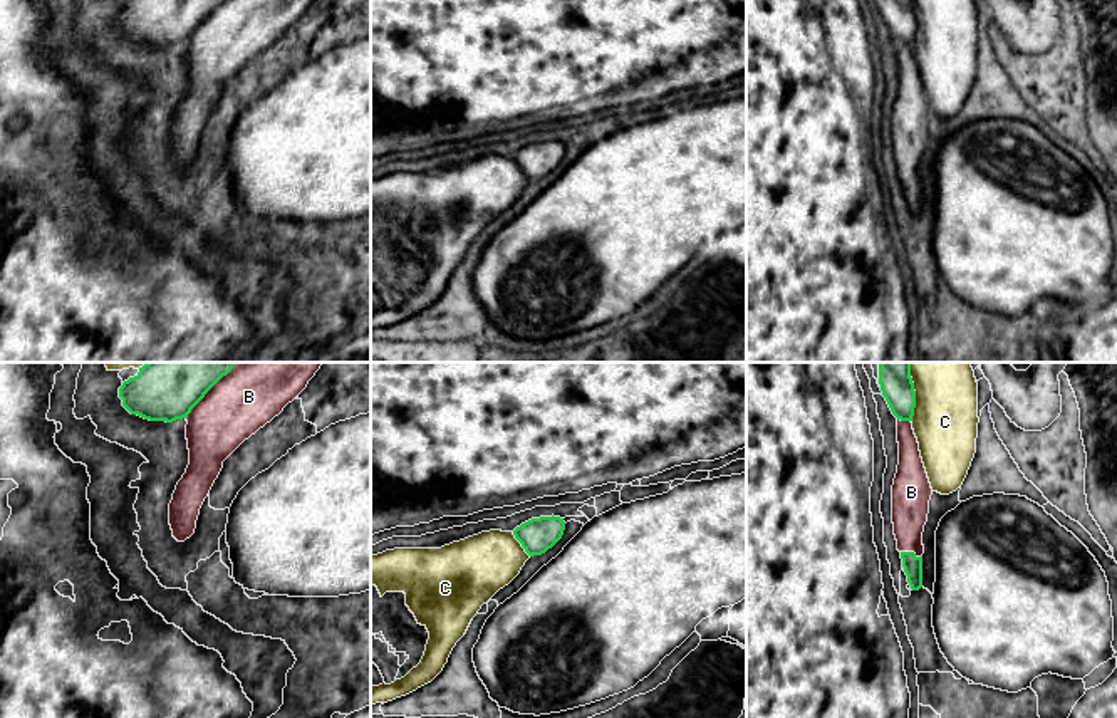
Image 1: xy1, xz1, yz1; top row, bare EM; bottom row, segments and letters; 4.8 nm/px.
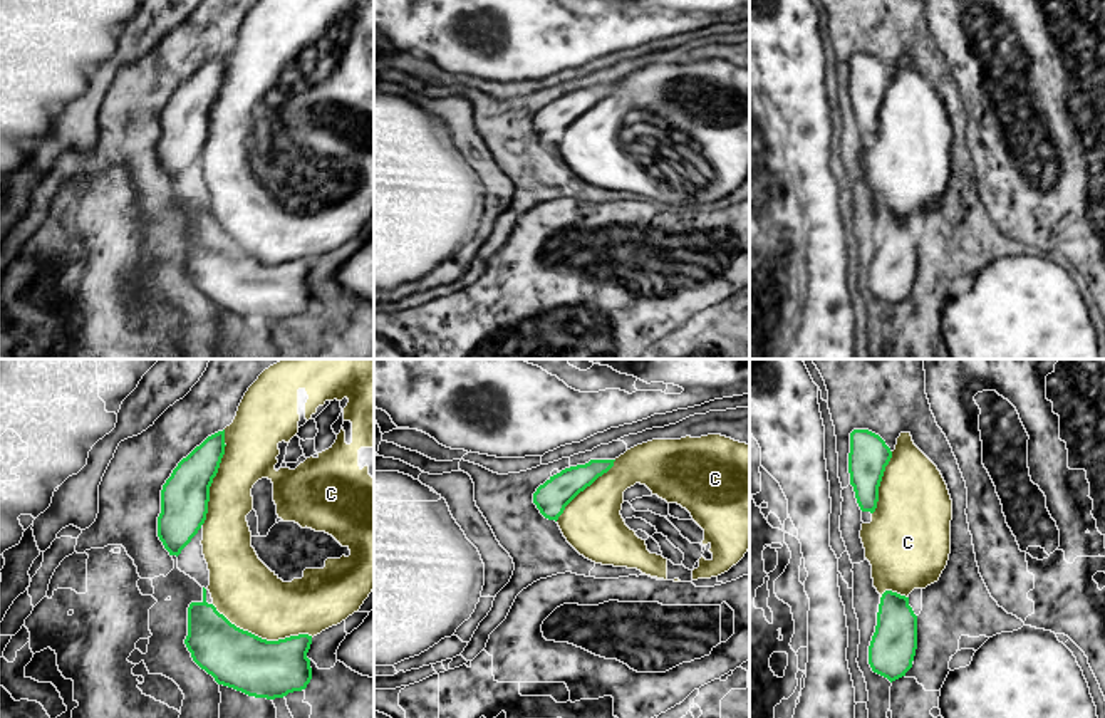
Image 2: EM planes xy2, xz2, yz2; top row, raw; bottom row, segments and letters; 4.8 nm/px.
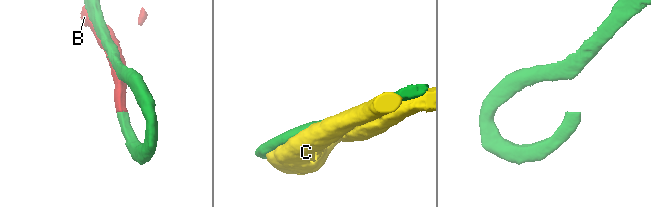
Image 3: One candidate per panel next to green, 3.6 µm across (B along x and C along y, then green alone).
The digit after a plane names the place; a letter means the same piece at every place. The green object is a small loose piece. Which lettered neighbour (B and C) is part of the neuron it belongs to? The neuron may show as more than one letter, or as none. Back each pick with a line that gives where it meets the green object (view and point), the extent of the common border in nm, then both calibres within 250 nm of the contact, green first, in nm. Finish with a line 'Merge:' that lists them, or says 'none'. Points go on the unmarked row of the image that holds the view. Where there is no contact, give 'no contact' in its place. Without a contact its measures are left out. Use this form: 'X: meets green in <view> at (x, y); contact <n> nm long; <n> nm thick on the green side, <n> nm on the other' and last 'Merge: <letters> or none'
B: meets green in xy1 at (203, 20); contact 280 nm long; 220 nm thick on the green side, 300 nm on the other
Merge: B

